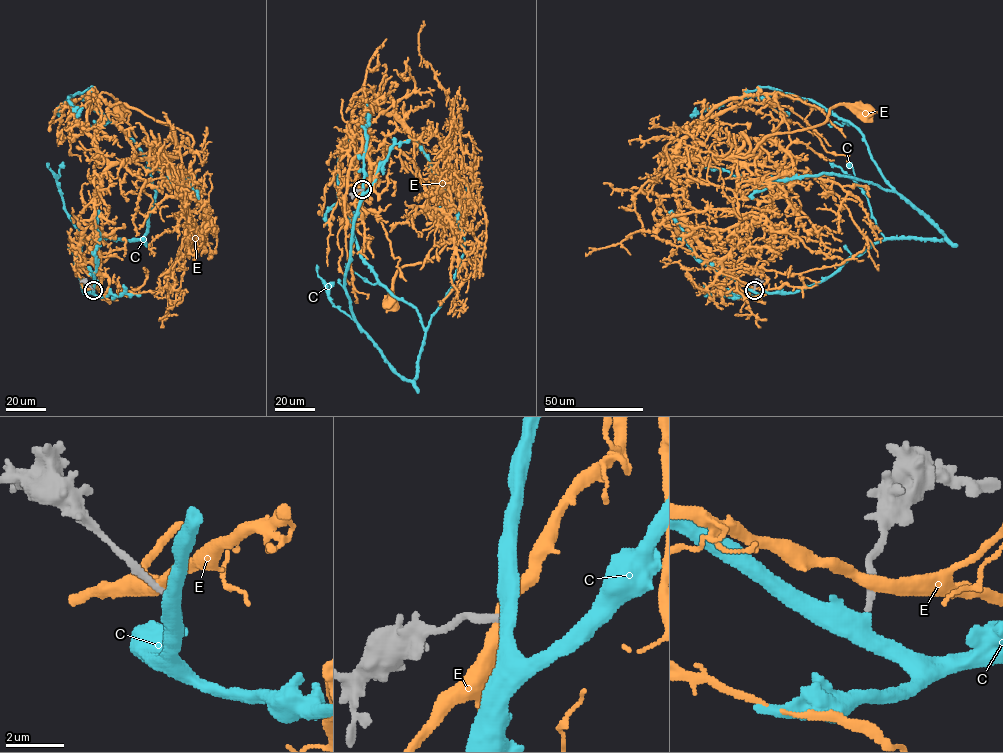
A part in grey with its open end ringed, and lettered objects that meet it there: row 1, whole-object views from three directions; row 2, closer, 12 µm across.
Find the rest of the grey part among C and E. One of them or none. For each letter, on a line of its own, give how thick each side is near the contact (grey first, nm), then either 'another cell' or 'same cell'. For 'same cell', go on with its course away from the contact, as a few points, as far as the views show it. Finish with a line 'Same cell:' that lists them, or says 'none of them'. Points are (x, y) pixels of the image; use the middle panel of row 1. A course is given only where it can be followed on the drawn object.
C: calibres 200 and 440 nm; same cell; course (363, 190), (346, 295), (382, 356), (413, 380), (420, 315), (363, 258), (338, 195), (349, 125)
E: calibres 300 and 420 nm; another cell
Same cell: C

